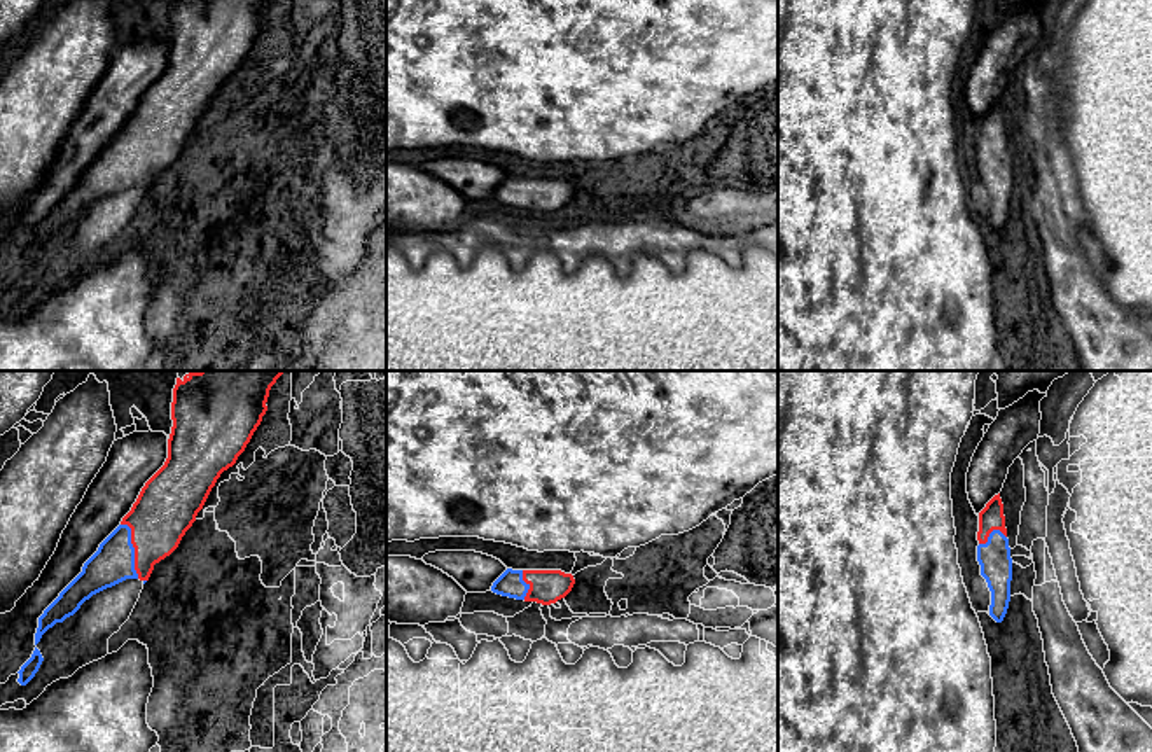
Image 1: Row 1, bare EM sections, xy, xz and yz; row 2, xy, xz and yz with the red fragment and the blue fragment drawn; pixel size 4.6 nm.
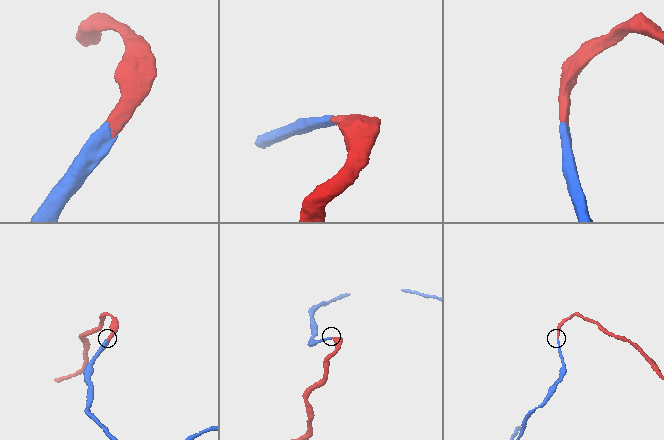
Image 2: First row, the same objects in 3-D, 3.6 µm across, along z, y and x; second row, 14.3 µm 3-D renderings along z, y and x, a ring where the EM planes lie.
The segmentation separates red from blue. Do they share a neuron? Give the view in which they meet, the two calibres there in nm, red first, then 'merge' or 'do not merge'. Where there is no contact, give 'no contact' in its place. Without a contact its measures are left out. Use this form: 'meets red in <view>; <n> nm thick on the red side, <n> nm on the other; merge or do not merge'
meets red in xy; 280 nm thick on the red side, 190 nm on the other; merge

